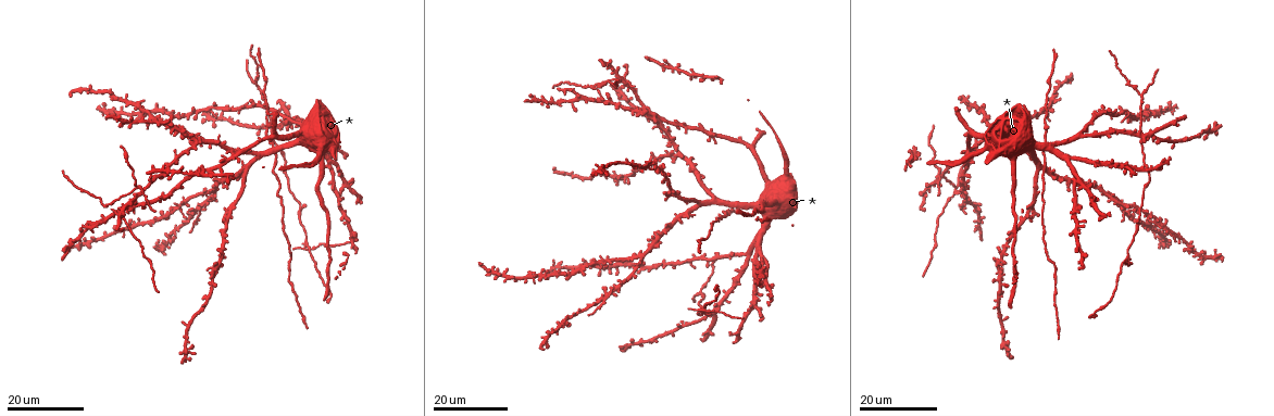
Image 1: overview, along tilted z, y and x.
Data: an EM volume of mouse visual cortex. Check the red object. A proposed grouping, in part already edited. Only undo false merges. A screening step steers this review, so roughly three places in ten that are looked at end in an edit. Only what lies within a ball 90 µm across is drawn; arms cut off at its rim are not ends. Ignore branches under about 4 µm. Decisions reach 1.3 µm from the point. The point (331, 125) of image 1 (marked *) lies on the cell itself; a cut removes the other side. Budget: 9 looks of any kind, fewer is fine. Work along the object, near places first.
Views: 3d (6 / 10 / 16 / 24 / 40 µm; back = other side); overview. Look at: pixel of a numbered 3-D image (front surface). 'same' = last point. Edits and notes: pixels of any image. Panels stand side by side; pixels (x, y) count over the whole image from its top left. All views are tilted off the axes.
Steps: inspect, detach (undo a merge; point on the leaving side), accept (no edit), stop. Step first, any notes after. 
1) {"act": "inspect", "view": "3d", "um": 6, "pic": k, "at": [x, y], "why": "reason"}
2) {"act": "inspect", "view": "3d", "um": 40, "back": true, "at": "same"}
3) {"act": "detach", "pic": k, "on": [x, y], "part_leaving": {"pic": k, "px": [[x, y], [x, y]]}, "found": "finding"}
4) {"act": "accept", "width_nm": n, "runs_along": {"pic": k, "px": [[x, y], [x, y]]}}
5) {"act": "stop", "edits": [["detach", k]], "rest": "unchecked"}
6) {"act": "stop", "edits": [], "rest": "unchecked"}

{"act": "inspect", "view": "3d", "um": 24, "pic": 1, "at": [304, 244], "why": "looks like a crossing"}

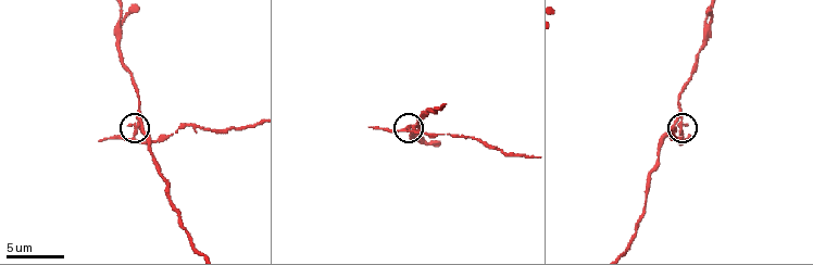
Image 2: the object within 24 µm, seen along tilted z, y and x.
{"act": "inspect", "view": "3d", "um": 6, "pic": 2, "at": [136, 126]}

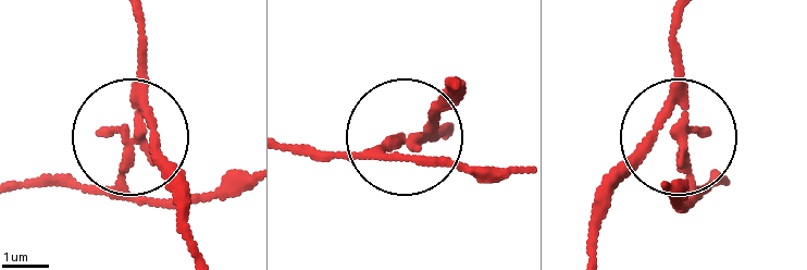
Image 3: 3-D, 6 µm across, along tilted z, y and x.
{"act": "detach", "pic": 3, "on": [131, 166], "side_arm_um": 15, "part_leaving": {"pic": 3, "px": [[136, 96], [136, 193], [240, 194]]}, "found": "a second cell is stuck on"}

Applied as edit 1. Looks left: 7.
{"act": "inspect", "view": "3d", "um": 16, "pic": 1, "at": [611, 289], "why": "small branch off a trunk"}

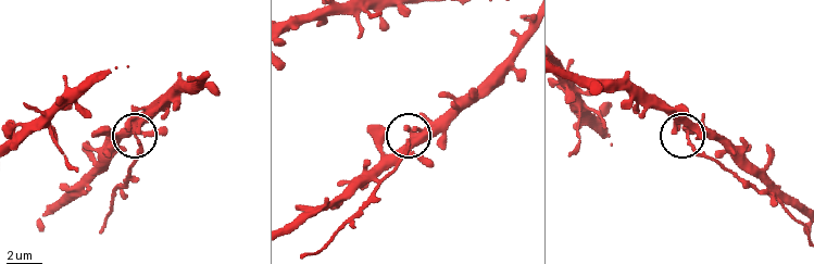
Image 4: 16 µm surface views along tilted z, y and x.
{"act": "inspect", "view": "3d", "um": 6, "pic": 4, "at": [409, 141]}

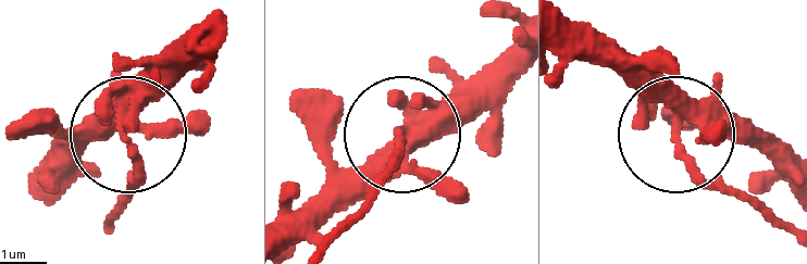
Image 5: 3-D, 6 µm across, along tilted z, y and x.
{"act": "detach", "pic": 5, "on": [368, 204], "side_arm_um": 11, "part_leaving": {"pic": 5, "px": [[397, 156], [325, 250]]}, "found": "a second cell is stuck on"}

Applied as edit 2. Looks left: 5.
{"act": "inspect", "view": "overview"}

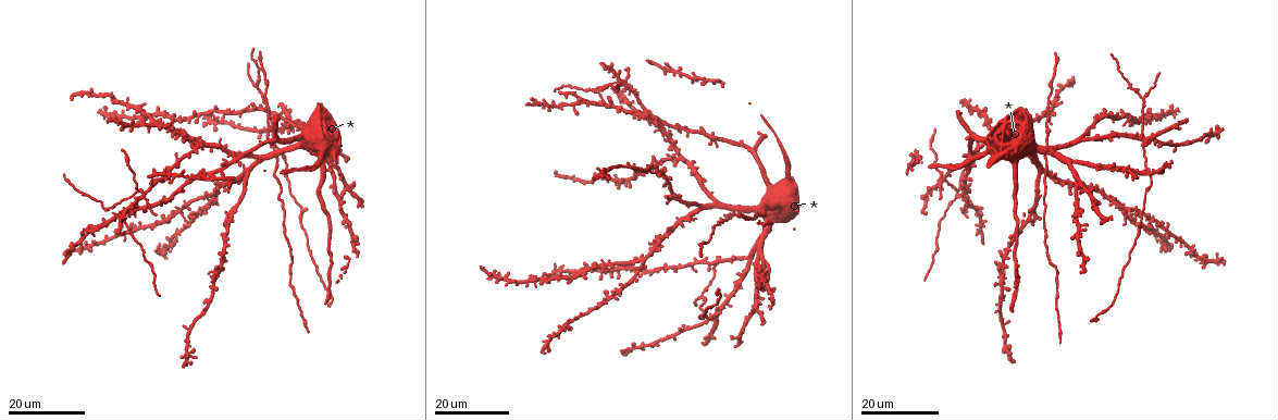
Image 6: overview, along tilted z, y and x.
{"act": "inspect", "view": "3d", "um": 24, "pic": 6, "at": [303, 210], "why": "thick turns thin"}

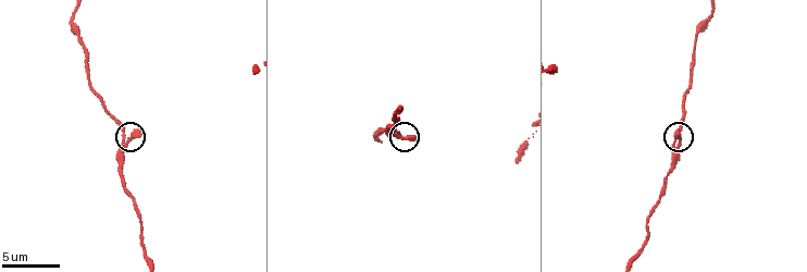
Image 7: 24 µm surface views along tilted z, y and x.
{"act": "inspect", "view": "3d", "um": 6, "pic": 7, "at": [675, 140], "why": "zoom in"}

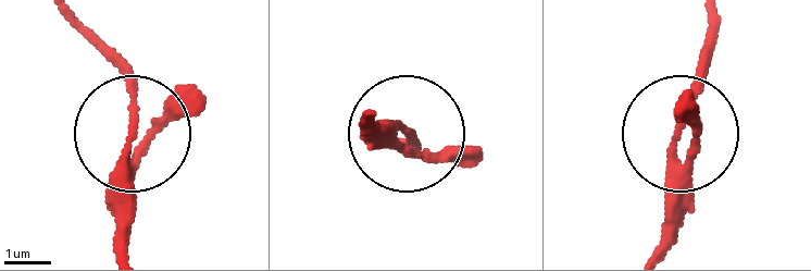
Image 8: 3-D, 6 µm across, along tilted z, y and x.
{"act": "accept", "runs_along": {"pic": 8, "px": [[60, 16], [133, 99], [129, 249]]}, "found": "one cell here"}

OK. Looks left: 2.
{"act": "inspect", "view": "3d", "um": 16, "pic": 6, "at": [257, 90], "why": "a fork"}

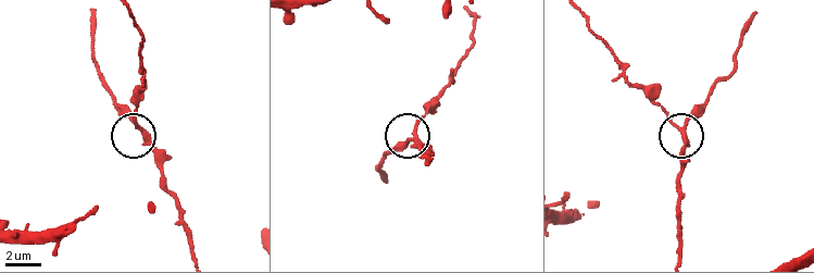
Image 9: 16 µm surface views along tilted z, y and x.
{"act": "inspect", "view": "3d", "um": 10, "pic": 9, "at": [413, 138]}

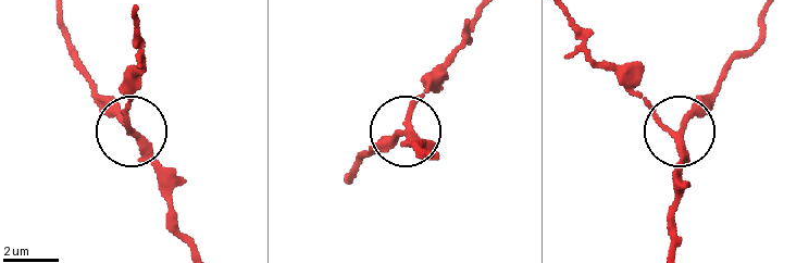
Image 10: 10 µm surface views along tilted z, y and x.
{"act": "accept", "found": "all the same cell"}

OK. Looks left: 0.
{"act": "stop", "edits": [["detach", 3], ["detach", 5]], "rest": "unchecked"}

